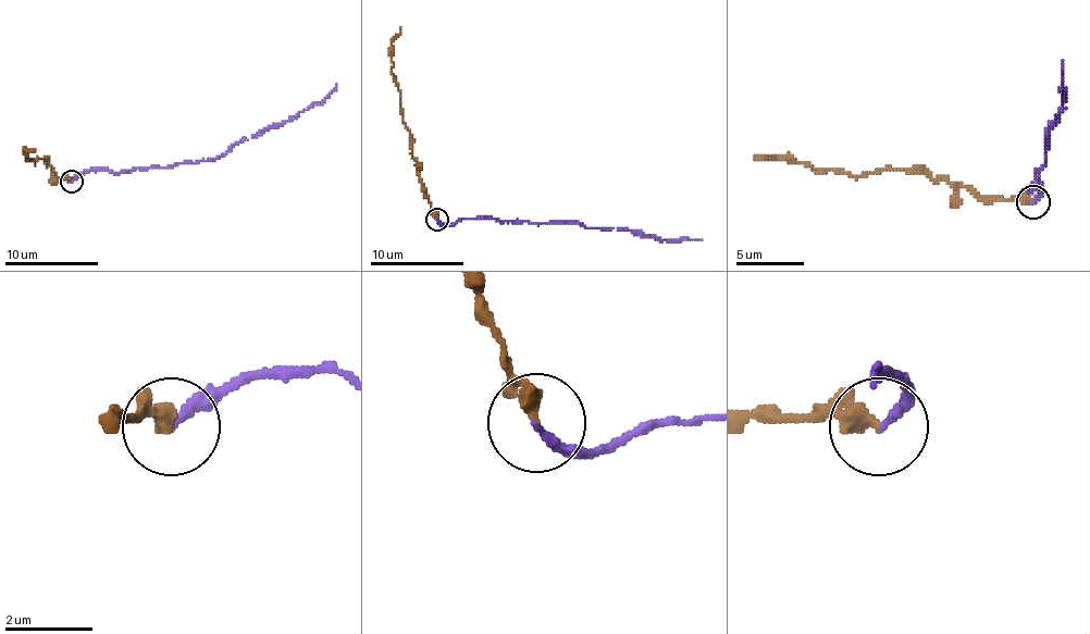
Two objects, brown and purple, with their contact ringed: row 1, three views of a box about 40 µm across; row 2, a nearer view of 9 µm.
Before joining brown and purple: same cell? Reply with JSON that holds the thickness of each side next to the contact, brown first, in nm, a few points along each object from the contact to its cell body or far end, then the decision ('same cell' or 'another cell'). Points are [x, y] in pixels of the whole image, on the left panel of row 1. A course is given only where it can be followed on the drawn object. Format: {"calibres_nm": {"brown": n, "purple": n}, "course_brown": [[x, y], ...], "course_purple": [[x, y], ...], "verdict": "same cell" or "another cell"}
{"calibres_nm": {"brown": 360, "purple": 200}, "course_brown": [[72, 182], [58, 179], [44, 159], [37, 159], [35, 163], [25, 159], [25, 151], [35, 149]], "course_purple": [[72, 182], [90, 170], [131, 172], [137, 168], [214, 161], [236, 145], [320, 104], [336, 84]], "verdict": "another cell"}

